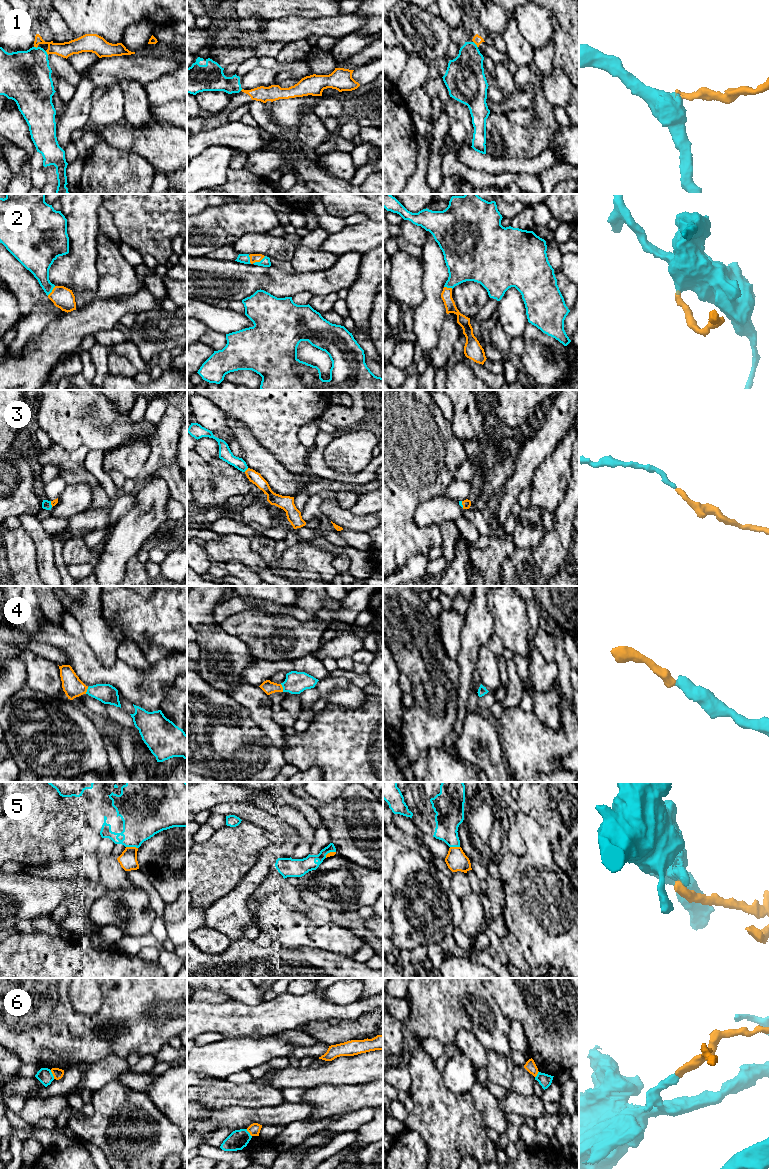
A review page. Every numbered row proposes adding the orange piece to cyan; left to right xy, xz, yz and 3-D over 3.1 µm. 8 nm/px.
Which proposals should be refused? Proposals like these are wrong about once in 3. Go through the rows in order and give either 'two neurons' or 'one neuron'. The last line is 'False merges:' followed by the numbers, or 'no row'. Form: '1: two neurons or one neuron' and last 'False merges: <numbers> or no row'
1: one neuron
2: one neuron
3: one neuron
4: one neuron
5: two neurons
6: two neurons
False merges: 5, 6

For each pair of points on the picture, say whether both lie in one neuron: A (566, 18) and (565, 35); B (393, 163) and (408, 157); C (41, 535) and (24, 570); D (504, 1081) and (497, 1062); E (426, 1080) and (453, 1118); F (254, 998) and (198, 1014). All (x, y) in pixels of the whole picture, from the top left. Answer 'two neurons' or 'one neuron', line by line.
A: one neuron
B: one neuron
C: two neurons
D: one neuron
E: one neuron
F: two neurons

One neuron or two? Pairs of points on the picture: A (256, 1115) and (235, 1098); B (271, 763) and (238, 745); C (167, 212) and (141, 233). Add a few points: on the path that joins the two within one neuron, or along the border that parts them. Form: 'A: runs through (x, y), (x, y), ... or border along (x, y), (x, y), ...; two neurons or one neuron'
A: border along (270, 1106), (226, 1106), (223, 1108); two neurons
B: runs through (263, 760), (253, 760), (246, 753); one neuron
C: runs through (161, 213), (147, 227); one neuron

